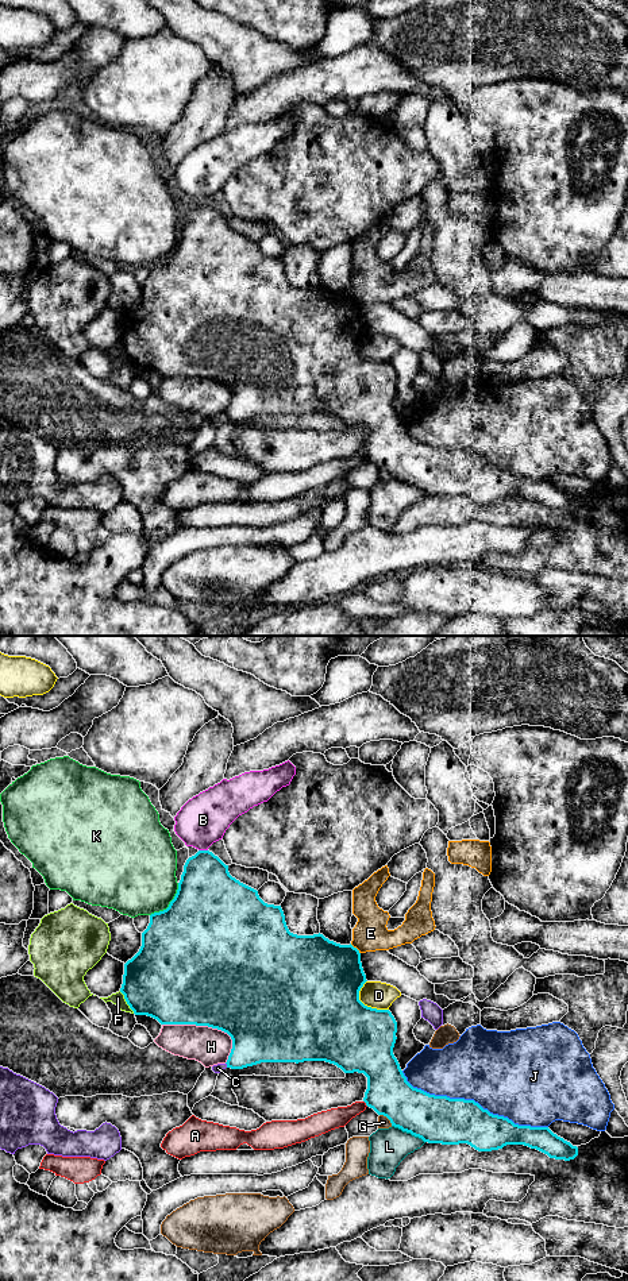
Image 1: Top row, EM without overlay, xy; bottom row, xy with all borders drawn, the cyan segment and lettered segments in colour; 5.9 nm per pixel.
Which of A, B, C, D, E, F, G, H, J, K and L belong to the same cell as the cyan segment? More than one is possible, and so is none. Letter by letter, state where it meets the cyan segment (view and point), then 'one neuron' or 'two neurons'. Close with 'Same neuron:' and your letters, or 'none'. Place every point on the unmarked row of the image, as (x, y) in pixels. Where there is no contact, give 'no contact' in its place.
A: contact xy (365, 454); two neurons
B: contact xy (203, 203); two neurons
C: contact xy (227, 417); two neurons
D: contact xy (363, 357); two neurons
E: contact xy (355, 300); two neurons
F: contact xy (126, 352); two neurons
G: contact xy (386, 469); two neurons
H: contact xy (208, 378); two neurons
J: contact xy (473, 452); two neurons
K: contact xy (170, 255); two neurons
L: contact xy (408, 483); two neurons
Same neuron: none

